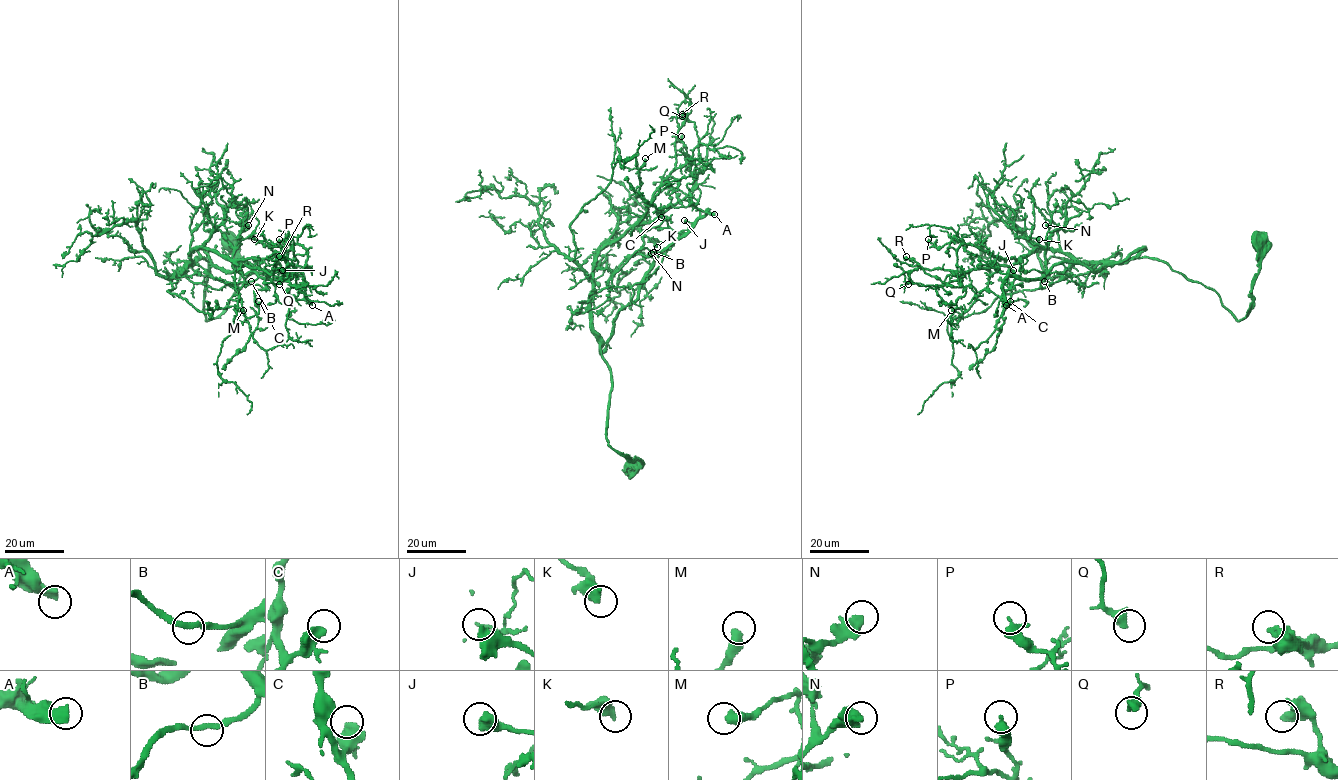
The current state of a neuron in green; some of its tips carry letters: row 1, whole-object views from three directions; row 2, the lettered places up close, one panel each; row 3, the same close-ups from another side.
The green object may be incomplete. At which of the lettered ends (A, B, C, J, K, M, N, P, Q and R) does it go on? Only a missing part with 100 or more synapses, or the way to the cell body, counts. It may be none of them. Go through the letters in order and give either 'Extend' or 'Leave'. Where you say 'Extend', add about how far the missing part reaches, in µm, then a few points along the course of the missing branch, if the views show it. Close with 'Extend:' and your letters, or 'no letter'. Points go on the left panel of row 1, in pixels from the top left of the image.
A: Extend. Missing length about 160 µm
B: Leave
C: Leave
J: Leave
K: Leave
M: Leave
N: Leave
P: Leave
Q: Leave
R: Leave
Extend: A

